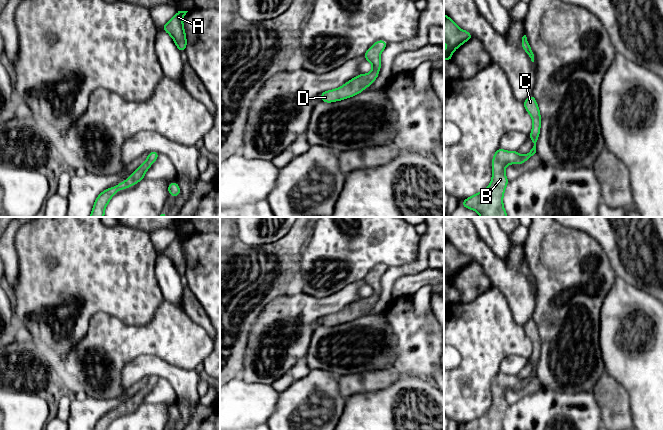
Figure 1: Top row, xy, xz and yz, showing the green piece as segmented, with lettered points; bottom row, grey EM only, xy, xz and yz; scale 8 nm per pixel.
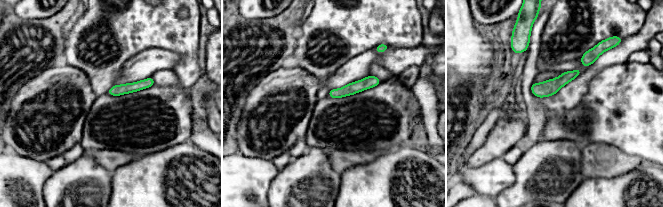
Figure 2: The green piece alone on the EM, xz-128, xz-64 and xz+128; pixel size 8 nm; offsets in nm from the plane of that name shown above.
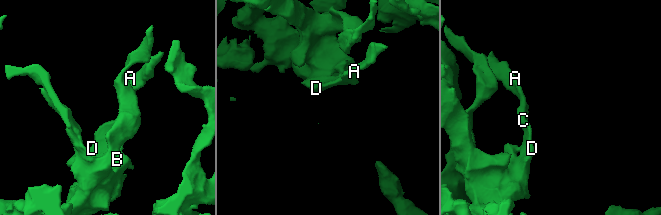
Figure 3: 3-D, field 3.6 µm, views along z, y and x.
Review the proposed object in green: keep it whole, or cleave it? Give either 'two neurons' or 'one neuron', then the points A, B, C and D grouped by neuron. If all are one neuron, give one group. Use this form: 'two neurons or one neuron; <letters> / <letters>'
one neuron; A B C D

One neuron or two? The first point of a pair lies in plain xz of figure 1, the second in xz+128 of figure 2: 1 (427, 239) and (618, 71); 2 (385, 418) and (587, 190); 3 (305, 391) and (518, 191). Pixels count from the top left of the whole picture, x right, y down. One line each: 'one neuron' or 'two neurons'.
1: two neurons
2: one neuron
3: one neuron

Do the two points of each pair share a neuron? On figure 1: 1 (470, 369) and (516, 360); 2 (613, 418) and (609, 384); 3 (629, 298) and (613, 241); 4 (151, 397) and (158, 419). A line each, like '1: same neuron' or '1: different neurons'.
1: different neurons
2: same neuron
3: different neurons
4: different neurons

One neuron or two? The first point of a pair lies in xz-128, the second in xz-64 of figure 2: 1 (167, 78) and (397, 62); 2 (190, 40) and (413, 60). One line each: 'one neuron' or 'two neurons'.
1: two neurons
2: two neurons

